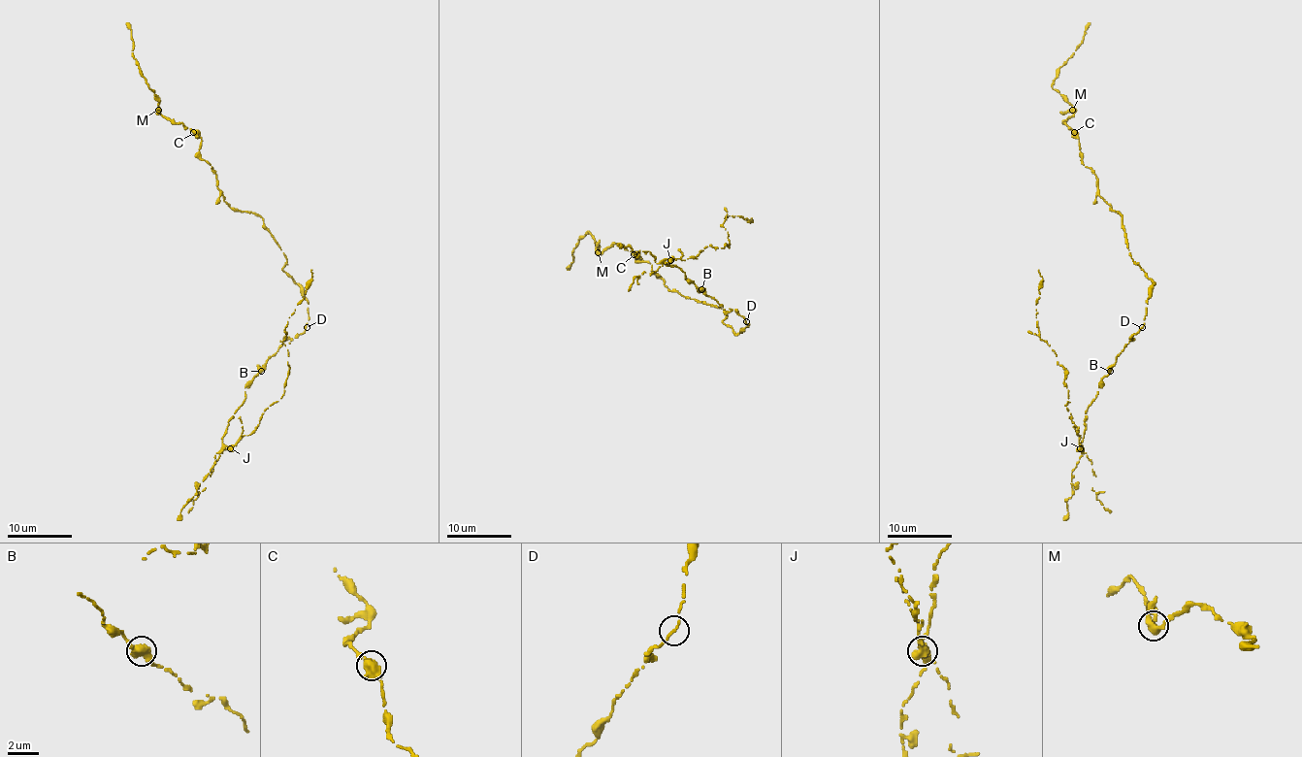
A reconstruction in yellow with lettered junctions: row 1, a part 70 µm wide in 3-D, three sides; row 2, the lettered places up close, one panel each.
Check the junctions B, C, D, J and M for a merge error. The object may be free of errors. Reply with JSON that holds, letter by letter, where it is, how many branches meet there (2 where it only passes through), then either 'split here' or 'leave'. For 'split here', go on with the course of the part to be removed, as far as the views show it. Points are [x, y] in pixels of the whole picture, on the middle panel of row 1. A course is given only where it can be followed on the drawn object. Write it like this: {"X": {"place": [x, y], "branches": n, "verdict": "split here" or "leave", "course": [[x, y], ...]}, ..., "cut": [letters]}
{"B": {"place": [701, 289], "branches": 2, "verdict": "leave"}, "C": {"place": [634, 254], "branches": 2, "verdict": "leave"}, "D": {"place": [746, 321], "branches": 2, "verdict": "leave"}, "J": {"place": [670, 260], "branches": 2, "verdict": "split here", "course": [[670, 260], [695, 257], [707, 246], [729, 245], [722, 225], [729, 215], [751, 221], [751, 218]]}, "M": {"place": [598, 252], "branches": 3, "verdict": "leave"}, "cut": ["J"]}

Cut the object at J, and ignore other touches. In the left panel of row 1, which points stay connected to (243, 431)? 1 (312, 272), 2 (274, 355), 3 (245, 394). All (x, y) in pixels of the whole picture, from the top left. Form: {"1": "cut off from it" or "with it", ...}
{"1": "with it", "2": "cut off from it", "3": "cut off from it"}

